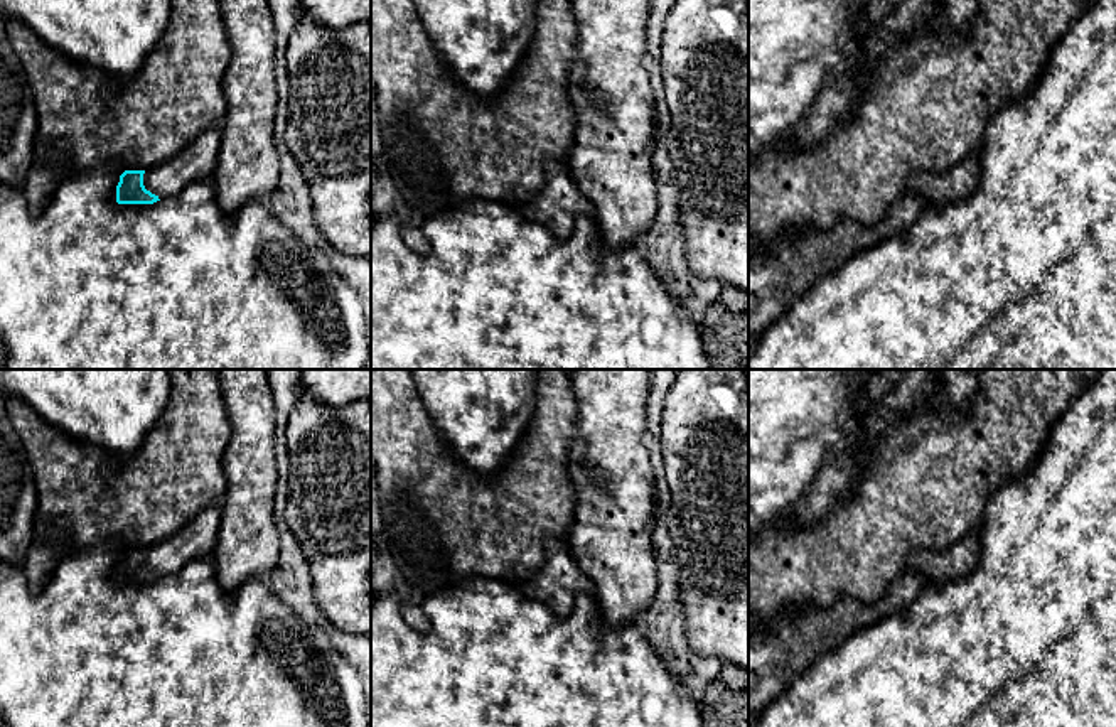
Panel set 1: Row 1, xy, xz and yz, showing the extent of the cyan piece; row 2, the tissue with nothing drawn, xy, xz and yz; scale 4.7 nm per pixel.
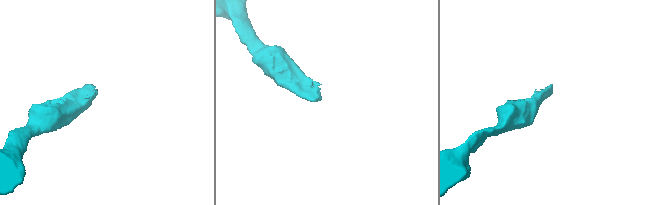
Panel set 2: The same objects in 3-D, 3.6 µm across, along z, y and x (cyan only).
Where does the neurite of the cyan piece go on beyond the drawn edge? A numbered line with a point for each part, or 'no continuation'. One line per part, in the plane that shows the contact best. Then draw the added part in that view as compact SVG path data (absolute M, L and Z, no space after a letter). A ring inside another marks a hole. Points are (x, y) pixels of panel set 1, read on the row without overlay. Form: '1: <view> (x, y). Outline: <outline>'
1: xy (198, 538). Outline: M221 506L204 508L169 540L145 548L145 567L158 577L167 577L182 570L190 560L209 555L217 540L221 509Z

